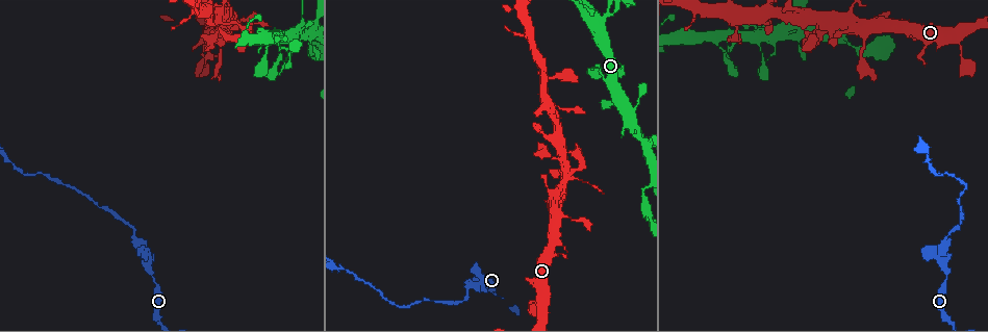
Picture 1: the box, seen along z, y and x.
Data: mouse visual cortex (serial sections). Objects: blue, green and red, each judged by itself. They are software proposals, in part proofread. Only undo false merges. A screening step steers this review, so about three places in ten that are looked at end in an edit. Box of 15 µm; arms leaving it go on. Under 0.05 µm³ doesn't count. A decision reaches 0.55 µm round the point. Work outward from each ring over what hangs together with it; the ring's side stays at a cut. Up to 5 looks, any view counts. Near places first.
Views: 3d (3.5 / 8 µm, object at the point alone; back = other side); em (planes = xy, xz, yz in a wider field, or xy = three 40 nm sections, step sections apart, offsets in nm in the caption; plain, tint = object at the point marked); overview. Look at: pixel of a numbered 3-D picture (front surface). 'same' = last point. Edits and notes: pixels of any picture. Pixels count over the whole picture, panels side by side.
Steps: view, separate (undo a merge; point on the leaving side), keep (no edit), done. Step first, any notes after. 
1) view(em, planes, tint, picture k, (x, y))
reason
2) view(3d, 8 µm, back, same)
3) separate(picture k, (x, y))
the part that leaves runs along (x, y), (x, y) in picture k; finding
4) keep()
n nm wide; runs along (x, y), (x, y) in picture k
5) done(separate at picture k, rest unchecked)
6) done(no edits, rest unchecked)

view(3d, 8 µm, back, picture 1, (943, 257))
branch point

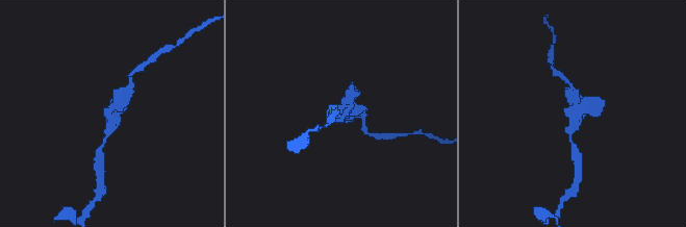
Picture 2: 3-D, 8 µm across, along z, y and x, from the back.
view(em, xy, step 5, tint, picture 2, (578, 111))
need the tissue

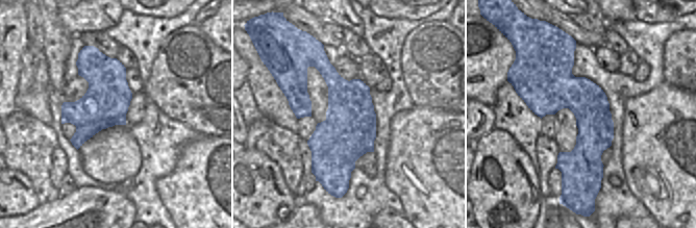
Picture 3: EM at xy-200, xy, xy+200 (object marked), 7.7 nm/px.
separate(picture 2, (599, 101))
a second cell is stuck on

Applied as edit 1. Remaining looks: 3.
view(3d, 3.5 µm, picture 1, (562, 191))
small branch off a trunk

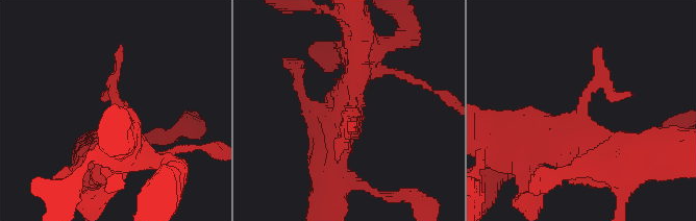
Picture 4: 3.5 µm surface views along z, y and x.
view(em, xy, step 1, tint, picture 4, (585, 122))
need the tissue

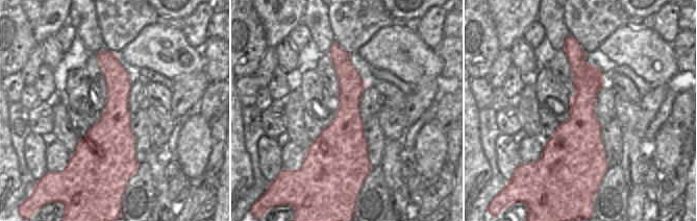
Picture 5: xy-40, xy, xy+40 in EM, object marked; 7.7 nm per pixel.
view(em, xy, step 5, tint, same)

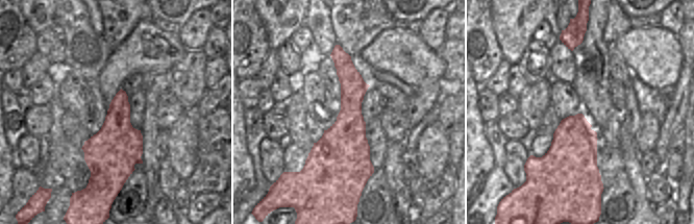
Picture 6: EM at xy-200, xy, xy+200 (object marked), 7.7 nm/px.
keep()
arms of 150, 400, 450 nm; runs along (97, 162), (117, 129), (106, 98) in picture 4; all the same cell

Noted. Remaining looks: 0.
done(separate at picture 2, rest unchecked)

